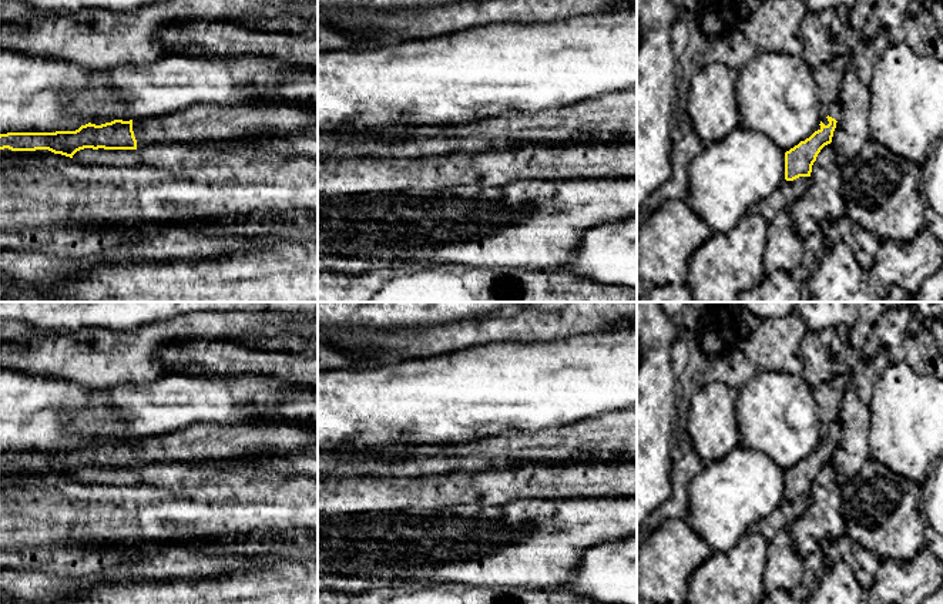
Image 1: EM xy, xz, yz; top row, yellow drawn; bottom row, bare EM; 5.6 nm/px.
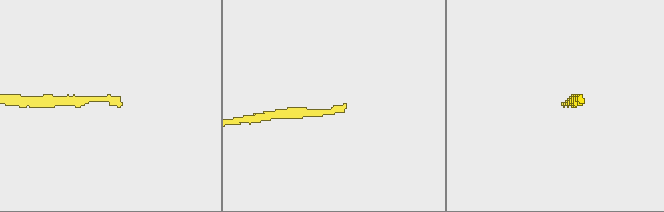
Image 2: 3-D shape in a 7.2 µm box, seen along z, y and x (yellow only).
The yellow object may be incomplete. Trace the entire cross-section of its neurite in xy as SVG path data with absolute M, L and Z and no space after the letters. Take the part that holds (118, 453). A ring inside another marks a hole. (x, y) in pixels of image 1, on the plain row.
M198 423L187 429L160 434L137 436L127 440L114 439L101 444L85 443L75 450L56 452L7 452L0 453L0 480L13 473L34 473L47 476L51 472L73 477L84 467L141 469L158 463L234 463L255 459L264 453L292 453L306 450L318 443L318 433L299 426L272 423L215 425Z

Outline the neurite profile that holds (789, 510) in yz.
M799 496L793 500L783 500L782 504L769 516L752 524L751 531L761 534L766 541L771 541L781 530L791 526L806 511L811 503L811 496Z

